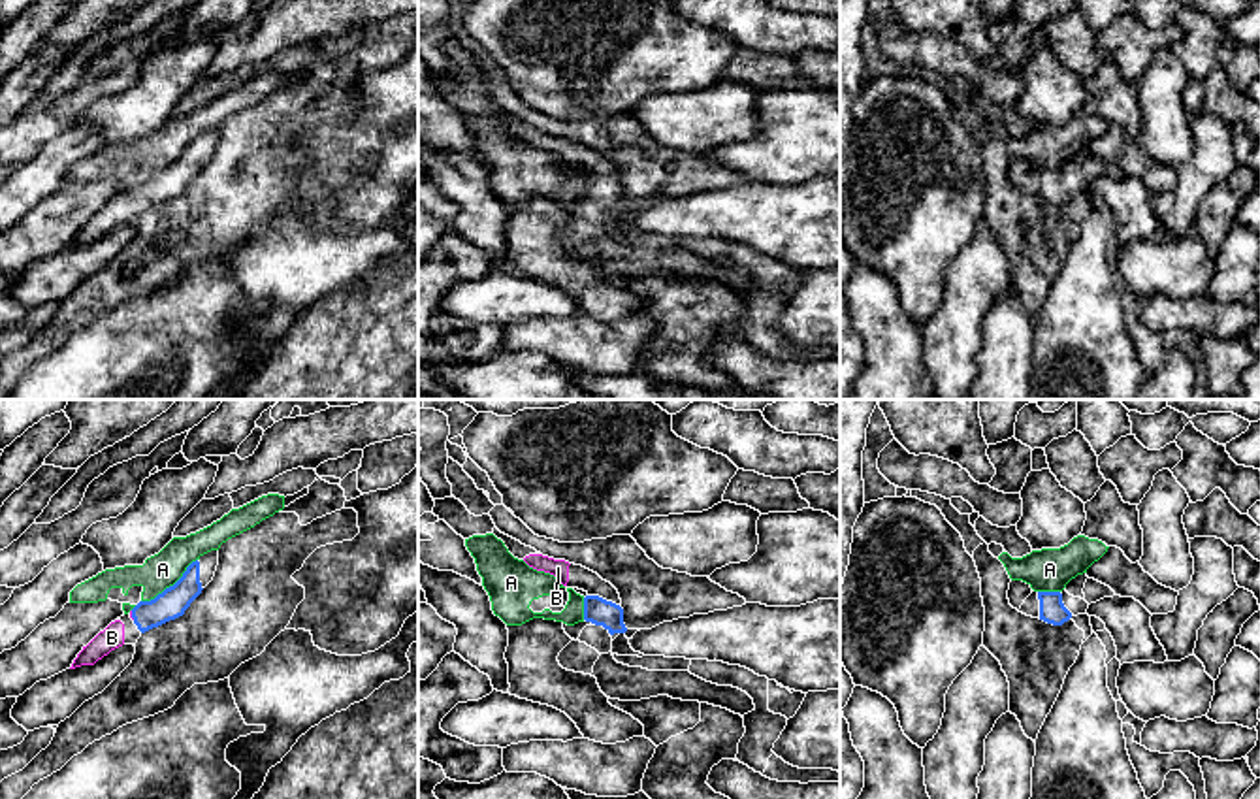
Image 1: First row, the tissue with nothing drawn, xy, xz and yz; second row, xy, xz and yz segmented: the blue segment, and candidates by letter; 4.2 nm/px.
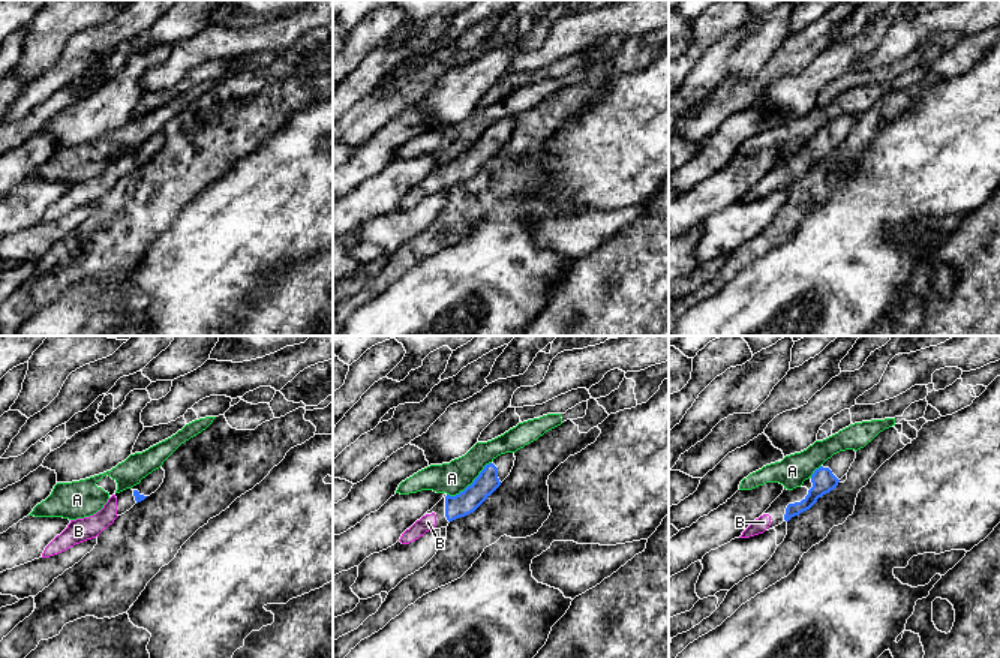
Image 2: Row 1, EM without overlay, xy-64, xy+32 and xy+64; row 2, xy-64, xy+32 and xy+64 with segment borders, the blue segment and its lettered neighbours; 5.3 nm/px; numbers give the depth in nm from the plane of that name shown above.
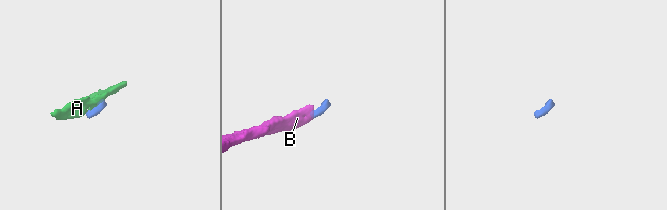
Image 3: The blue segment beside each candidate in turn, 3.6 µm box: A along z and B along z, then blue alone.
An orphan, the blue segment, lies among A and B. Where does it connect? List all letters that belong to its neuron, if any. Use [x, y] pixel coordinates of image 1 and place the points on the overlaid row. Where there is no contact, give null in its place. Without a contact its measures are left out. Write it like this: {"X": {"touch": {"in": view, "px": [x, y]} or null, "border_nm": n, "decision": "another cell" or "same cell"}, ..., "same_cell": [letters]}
{"A": {"touch": {"in": "xy", "px": [170, 587]}, "border_nm": 300, "decision": "another cell"}, "B": {"touch": {"in": "xy", "px": [132, 615]}, "border_nm": 40, "decision": "same cell"}, "same_cell": ["B"]}

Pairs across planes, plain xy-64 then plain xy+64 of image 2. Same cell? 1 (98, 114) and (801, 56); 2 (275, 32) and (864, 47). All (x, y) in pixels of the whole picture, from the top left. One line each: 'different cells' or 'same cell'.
1: different cells
2: different cells

